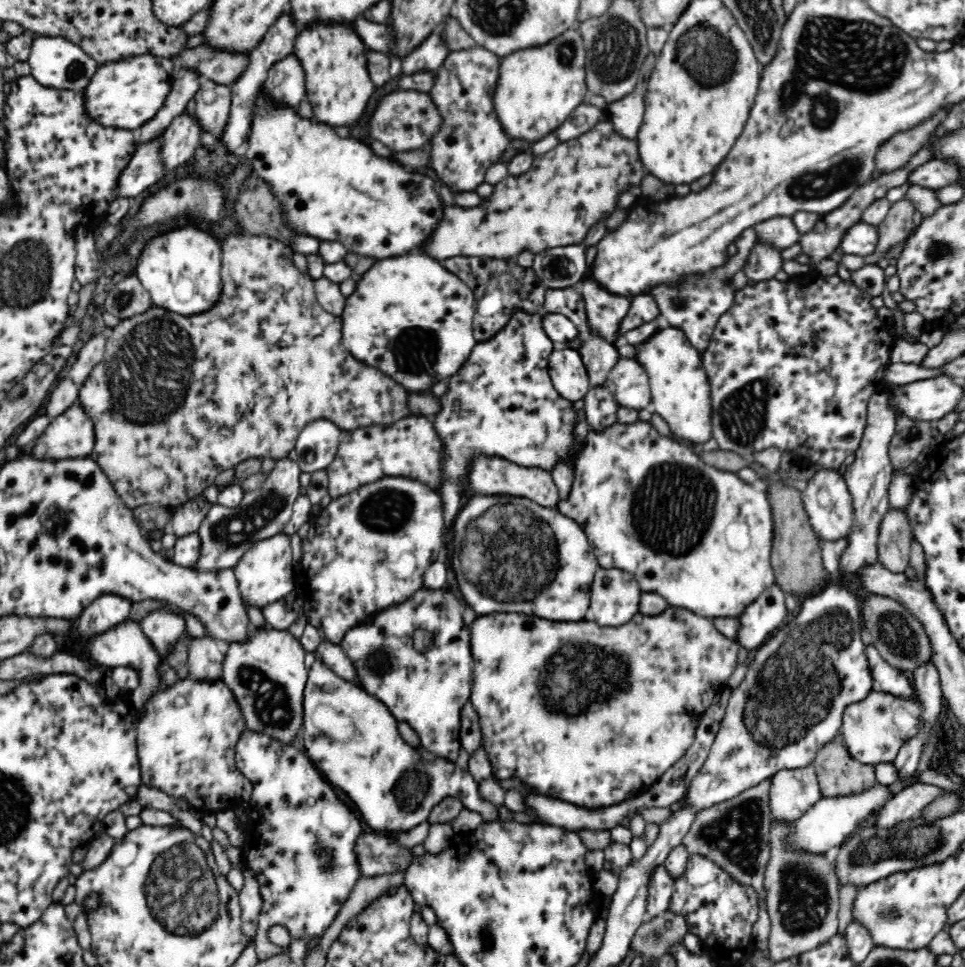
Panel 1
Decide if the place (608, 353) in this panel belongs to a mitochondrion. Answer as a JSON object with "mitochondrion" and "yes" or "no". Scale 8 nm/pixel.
{"mitochondrion":"no"}

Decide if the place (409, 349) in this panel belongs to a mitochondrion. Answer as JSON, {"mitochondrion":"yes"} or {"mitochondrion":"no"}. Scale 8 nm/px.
{"mitochondrion":"yes"}

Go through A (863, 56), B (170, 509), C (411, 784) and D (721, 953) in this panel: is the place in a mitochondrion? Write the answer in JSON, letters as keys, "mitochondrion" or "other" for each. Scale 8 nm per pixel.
{"A":"mitochondrion","B":"other","C":"mitochondrion","D":"other"}

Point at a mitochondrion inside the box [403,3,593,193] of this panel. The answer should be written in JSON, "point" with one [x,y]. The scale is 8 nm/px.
{"point":[566,53]}

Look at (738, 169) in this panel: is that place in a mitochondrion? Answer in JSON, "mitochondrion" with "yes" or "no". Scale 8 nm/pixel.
{"mitochondrion":"no"}

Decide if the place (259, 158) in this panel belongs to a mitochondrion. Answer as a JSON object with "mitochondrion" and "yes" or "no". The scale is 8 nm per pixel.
{"mitochondrion":"no"}

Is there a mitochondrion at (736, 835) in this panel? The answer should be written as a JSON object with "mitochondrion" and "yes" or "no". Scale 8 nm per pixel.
{"mitochondrion":"yes"}

